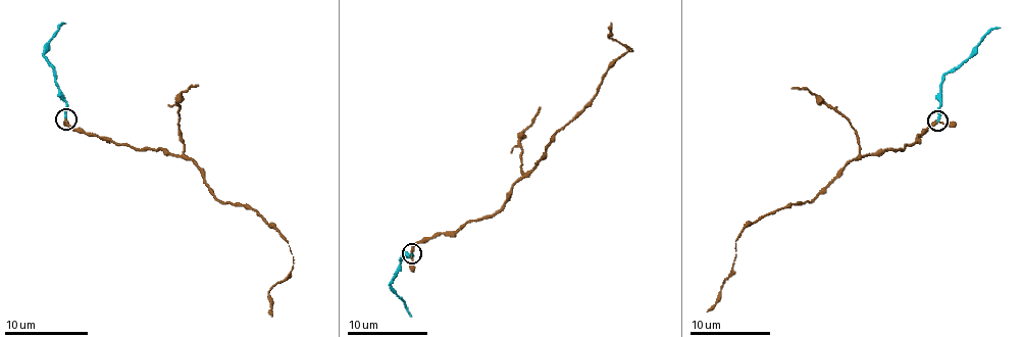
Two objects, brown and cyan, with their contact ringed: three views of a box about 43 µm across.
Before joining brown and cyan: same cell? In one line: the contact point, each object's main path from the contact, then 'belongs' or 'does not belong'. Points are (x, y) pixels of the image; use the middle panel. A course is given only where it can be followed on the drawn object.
place (412, 253); course brown (412, 253), (420, 241), (497, 212), (550, 140), (596, 93), (608, 67), (632, 51), (608, 37), (612, 22); course cyan (412, 253), (402, 257), (400, 271), (390, 283), (412, 316); belongs

